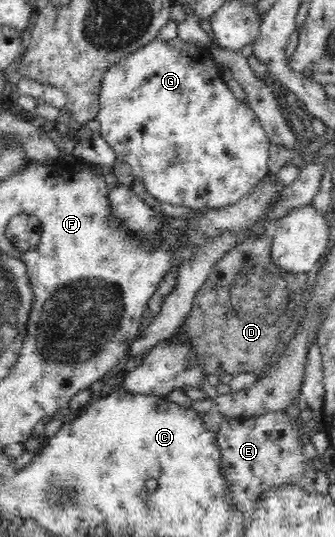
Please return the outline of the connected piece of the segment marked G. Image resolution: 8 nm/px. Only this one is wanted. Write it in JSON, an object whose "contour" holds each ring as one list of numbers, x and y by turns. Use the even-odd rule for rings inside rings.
{"contour":[[173,38,169,41,155,39,138,49,135,53,129,54,123,60,118,61,109,68,109,72,104,76,99,95,100,109,97,114,97,121,101,129,99,135,111,149,114,149,116,159,128,163,132,167,134,177,143,183,147,193,161,203,185,207,190,210,219,209,236,203,245,197,249,188,268,175,268,149,271,145,269,135,263,129,260,119,256,116,248,104,243,104,235,98,229,90,227,83,222,77,222,72,213,63,208,48,191,44,181,38]]}

